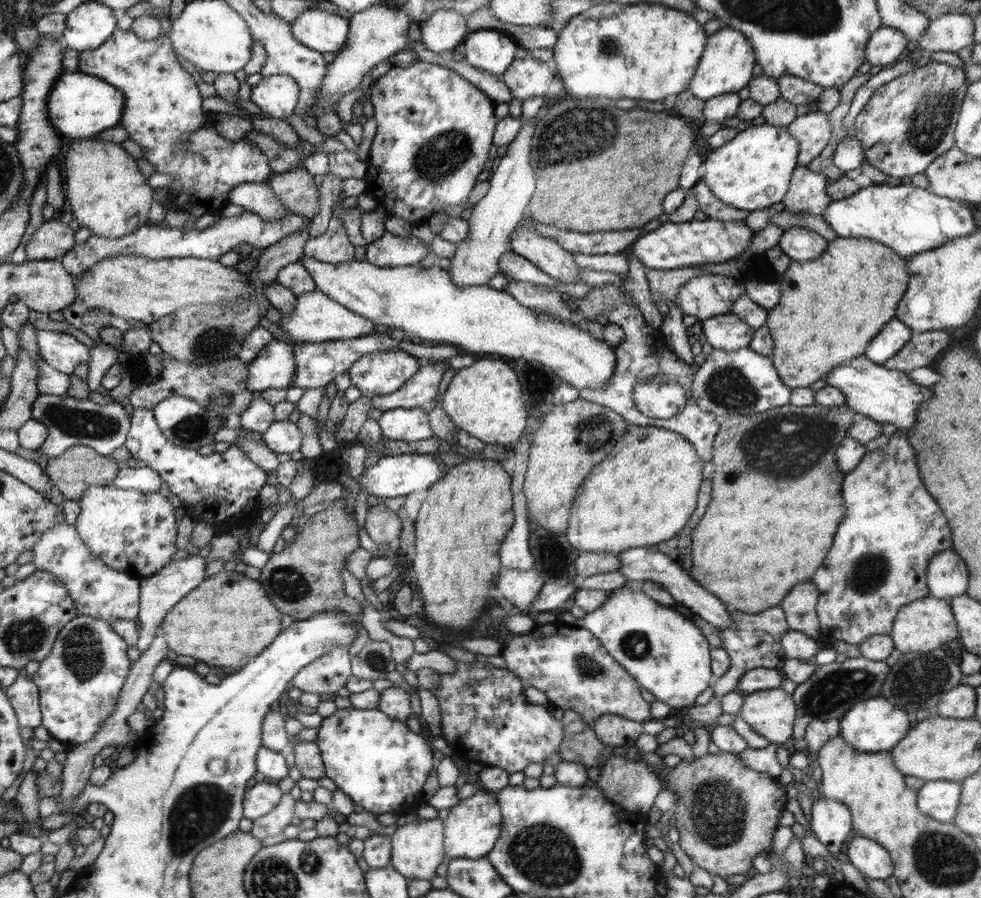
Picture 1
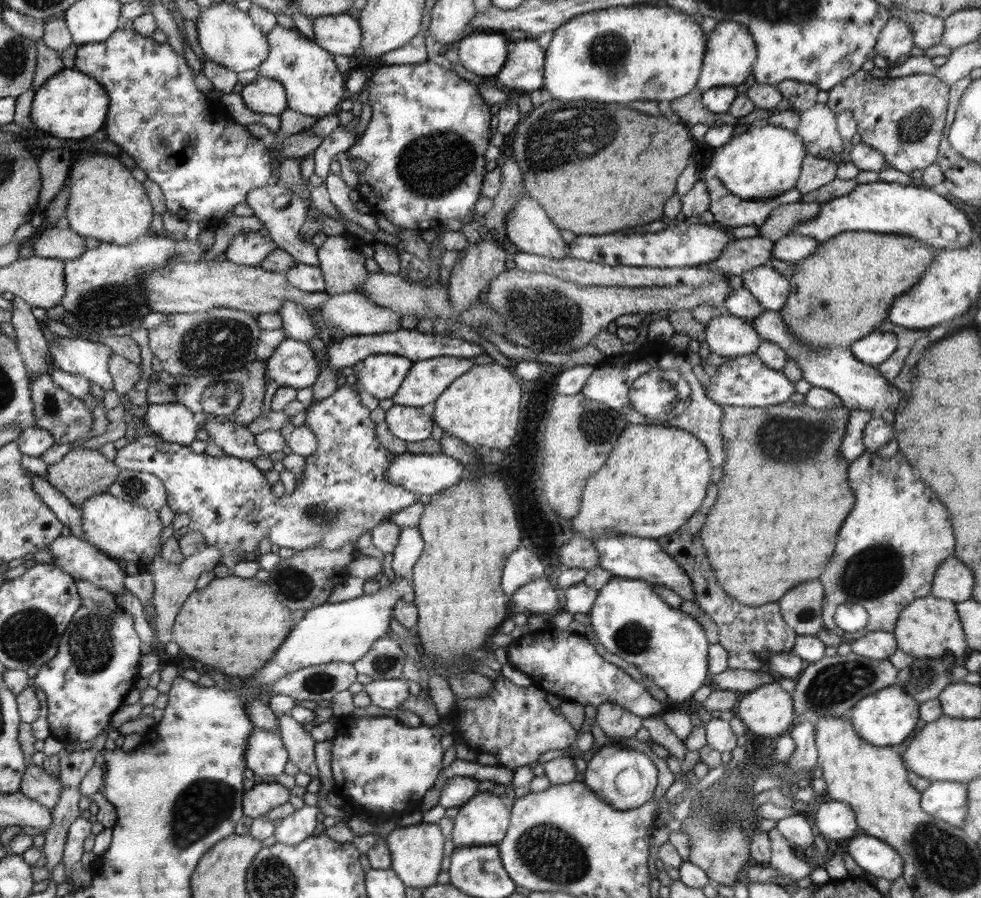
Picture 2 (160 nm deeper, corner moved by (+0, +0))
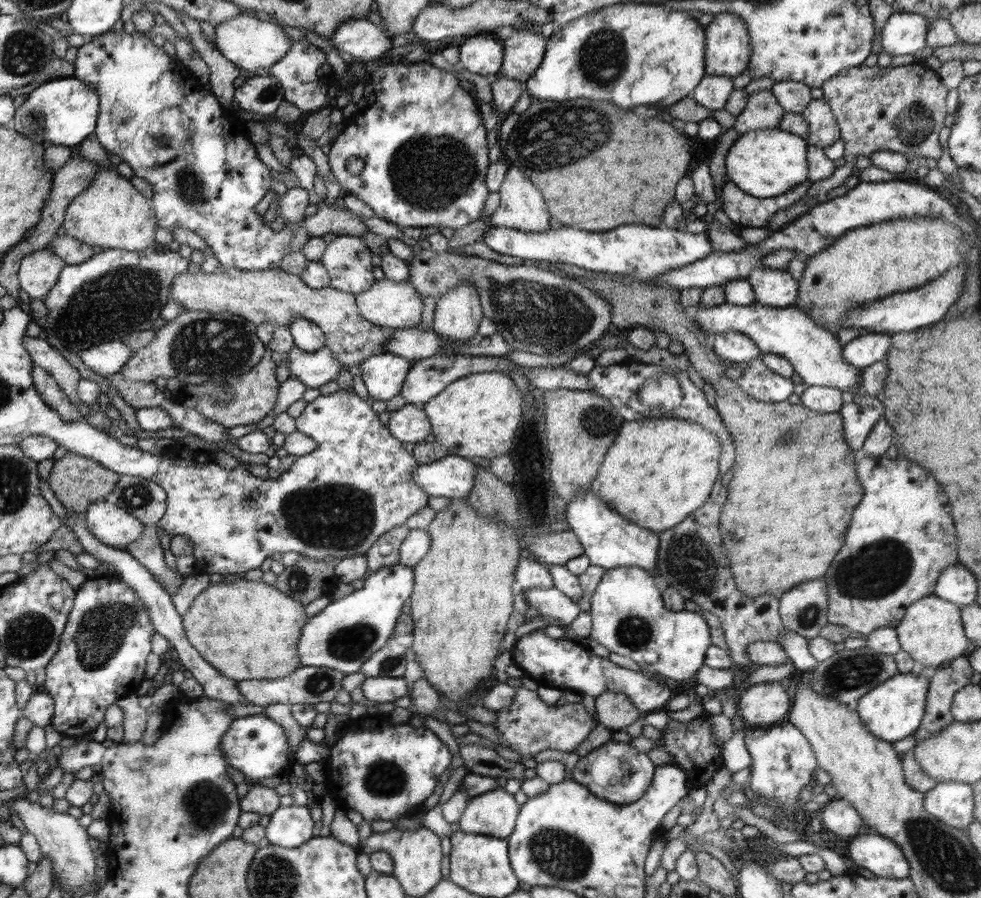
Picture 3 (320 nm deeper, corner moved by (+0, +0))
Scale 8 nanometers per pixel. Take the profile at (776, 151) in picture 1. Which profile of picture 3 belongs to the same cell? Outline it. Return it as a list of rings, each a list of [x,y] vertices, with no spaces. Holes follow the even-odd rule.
[[[779,126],[766,130],[751,130],[738,137],[725,158],[727,178],[735,188],[756,198],[780,196],[797,186],[807,184],[808,142],[797,134],[782,130]]]

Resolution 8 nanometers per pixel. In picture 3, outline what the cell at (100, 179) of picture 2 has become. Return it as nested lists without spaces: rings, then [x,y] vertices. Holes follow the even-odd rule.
[[[116,166],[111,169],[99,168],[92,184],[80,196],[72,199],[66,207],[64,218],[65,236],[70,236],[86,245],[102,249],[121,249],[124,251],[146,251],[154,248],[158,243],[154,242],[156,234],[156,220],[152,206],[153,199],[143,195],[129,179],[122,177],[116,171]]]

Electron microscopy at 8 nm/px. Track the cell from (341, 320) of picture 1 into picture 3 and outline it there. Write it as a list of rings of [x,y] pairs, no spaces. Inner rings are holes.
[[[385,276],[356,298],[358,310],[371,323],[393,329],[415,328],[420,324],[423,296],[408,281],[394,282]]]

